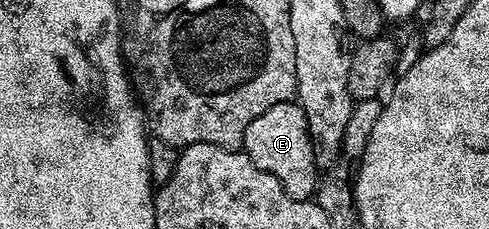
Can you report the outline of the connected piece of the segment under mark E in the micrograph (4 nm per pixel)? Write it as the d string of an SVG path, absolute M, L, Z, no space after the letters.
M288 102L269 106L265 114L253 118L249 122L249 130L245 130L242 151L265 174L273 174L277 182L297 201L312 199L318 189L319 167L315 163L315 151L312 150L311 135L308 132L308 119L297 102Z

